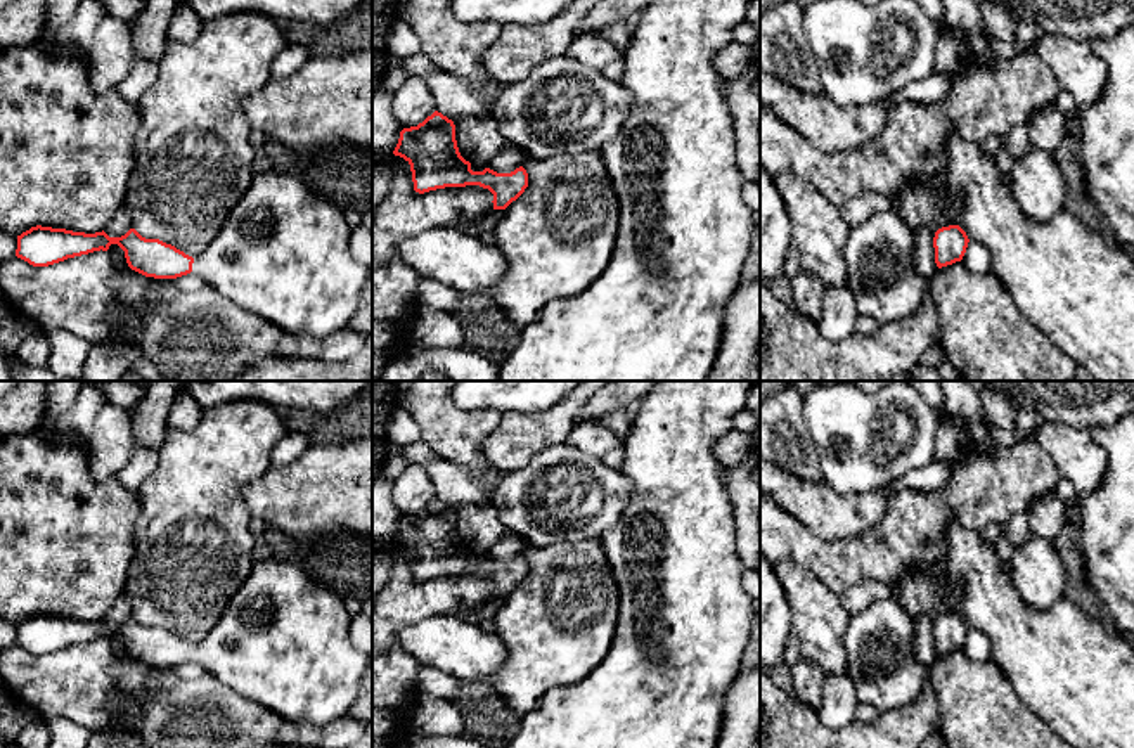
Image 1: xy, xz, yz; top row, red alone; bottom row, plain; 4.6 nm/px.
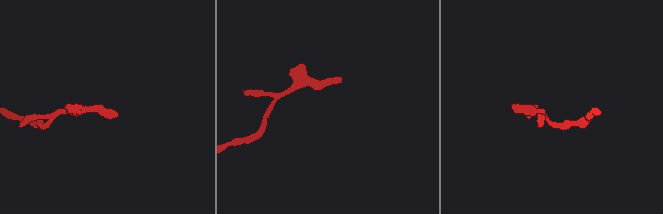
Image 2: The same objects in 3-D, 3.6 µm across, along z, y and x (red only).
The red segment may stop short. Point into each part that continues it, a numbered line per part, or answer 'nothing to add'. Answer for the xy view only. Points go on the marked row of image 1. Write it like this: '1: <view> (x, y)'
1: xy (283, 253)

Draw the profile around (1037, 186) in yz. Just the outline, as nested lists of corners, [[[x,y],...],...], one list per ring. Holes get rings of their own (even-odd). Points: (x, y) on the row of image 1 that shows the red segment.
[[[1035,145],[1013,161],[1009,185],[1028,218],[1047,222],[1065,208],[1065,182],[1056,158]]]

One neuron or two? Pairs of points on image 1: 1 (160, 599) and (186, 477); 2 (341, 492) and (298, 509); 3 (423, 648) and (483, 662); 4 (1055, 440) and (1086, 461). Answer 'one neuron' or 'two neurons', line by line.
1: one neuron
2: one neuron
3: one neuron
4: one neuron

